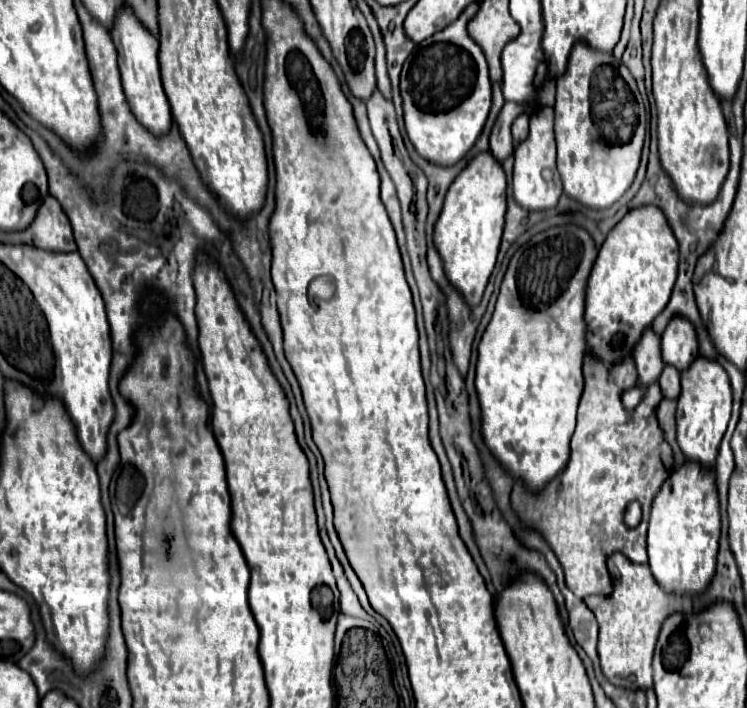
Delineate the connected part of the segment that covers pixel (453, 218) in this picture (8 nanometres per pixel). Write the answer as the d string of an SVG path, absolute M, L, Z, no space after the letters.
M486 151L476 155L466 169L450 185L442 213L434 227L434 245L442 257L446 279L466 299L468 307L476 307L494 271L498 247L502 239L506 215L506 175L502 165Z

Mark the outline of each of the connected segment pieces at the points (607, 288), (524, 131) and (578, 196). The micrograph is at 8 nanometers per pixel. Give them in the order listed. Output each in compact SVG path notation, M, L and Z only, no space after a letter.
M642 207L626 213L626 217L608 233L606 241L598 251L598 259L592 267L586 287L586 353L592 357L604 357L606 363L616 363L620 357L610 361L614 349L636 349L644 331L652 325L656 315L666 307L678 271L678 243L674 233L658 207Z
M518 115L514 125L512 125L512 137L514 143L522 143L528 137L528 117L526 115Z
M584 43L574 45L570 53L570 63L566 73L558 79L556 85L556 101L554 105L554 133L558 145L558 173L564 185L564 195L578 201L588 209L608 209L612 207L632 185L640 153L644 145L644 125L640 125L640 135L626 145L608 145L590 117L590 83L594 71L600 65L610 65L612 55L592 53Z

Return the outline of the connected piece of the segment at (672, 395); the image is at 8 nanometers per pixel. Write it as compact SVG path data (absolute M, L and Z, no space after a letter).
M664 365L664 371L662 371L662 377L660 377L658 385L662 389L664 399L676 401L678 399L678 393L680 393L680 373L674 367Z

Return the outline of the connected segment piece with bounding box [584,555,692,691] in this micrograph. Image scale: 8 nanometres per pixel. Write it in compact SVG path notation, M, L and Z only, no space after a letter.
M612 555L608 559L608 571L612 575L614 591L606 597L586 597L584 603L596 615L600 625L598 655L600 667L606 679L616 687L630 687L630 691L652 689L652 657L658 643L658 631L662 623L674 615L690 615L692 601L682 595L666 595L650 573L648 565L634 565L624 555Z

